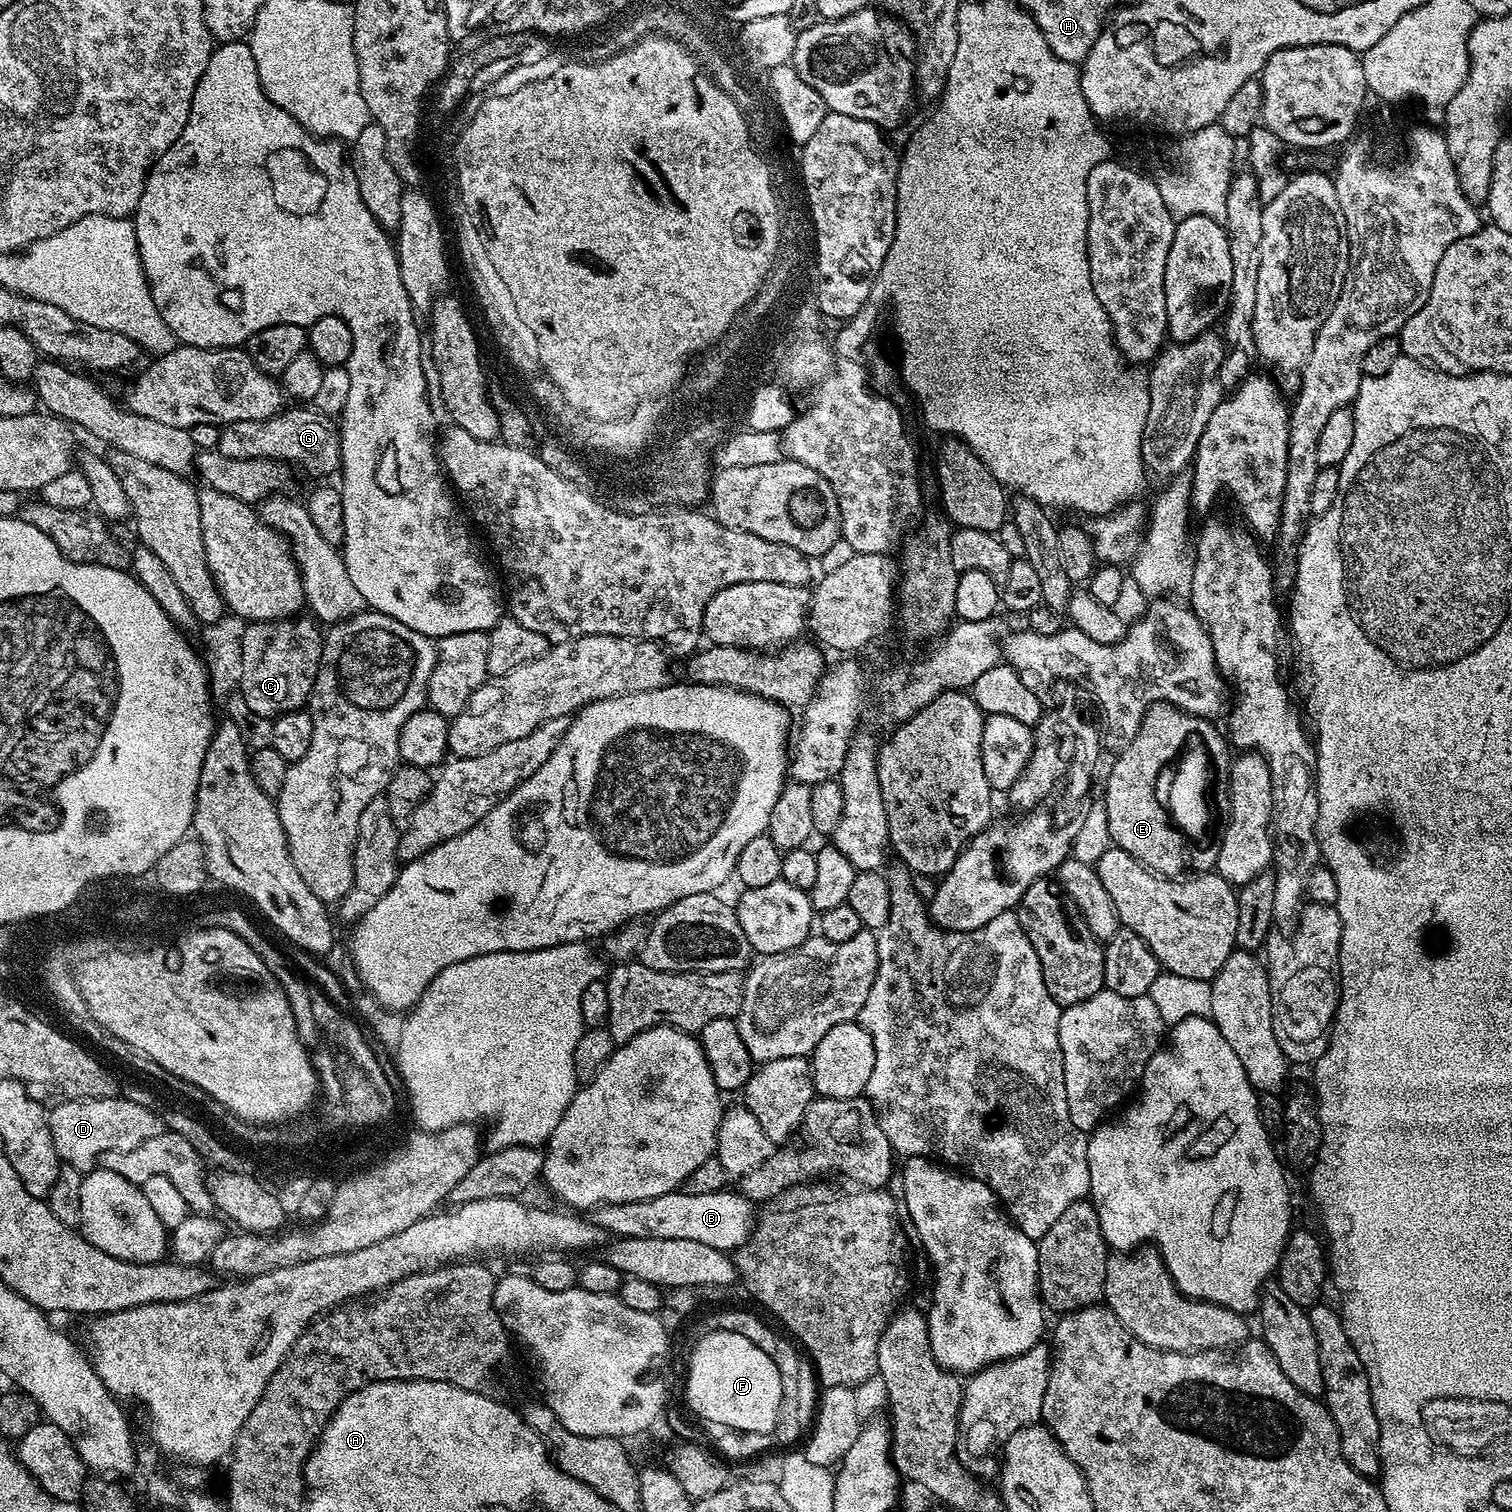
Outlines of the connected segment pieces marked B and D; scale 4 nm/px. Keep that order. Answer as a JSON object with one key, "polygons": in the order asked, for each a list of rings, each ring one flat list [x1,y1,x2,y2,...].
{"polygons":[[[677,1190,670,1194,662,1194,658,1198,646,1198,642,1202,604,1204,591,1213,590,1219,612,1238,689,1239,731,1253,748,1241,758,1216,754,1211,753,1201,747,1200,736,1190,714,1194,690,1194]],[[113,1094,110,1096,103,1096,102,1098,86,1098,85,1100,64,1100,61,1104,55,1105,48,1112,48,1125,50,1126,50,1134,54,1138,54,1146,56,1147,56,1153,60,1155,61,1161,65,1165,74,1167,81,1174,87,1174,97,1167,100,1163,100,1156,106,1154,110,1150,134,1150,134,1146,142,1146,142,1142,147,1142,150,1138,158,1138,158,1134,162,1134,166,1131,164,1125,164,1117,159,1111,155,1112,155,1107,139,1105,138,1102,130,1101,127,1098,121,1098,119,1095]]]}

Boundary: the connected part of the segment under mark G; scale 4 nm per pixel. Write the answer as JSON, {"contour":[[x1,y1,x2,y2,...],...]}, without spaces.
{"contour":[[312,406,285,407,275,416,265,420,235,420,233,424,223,425,220,429,220,445,218,451,226,458,258,458,259,460,279,460,297,464,305,468,312,476,326,476,340,468,340,433,333,417,328,417,316,411]]}

